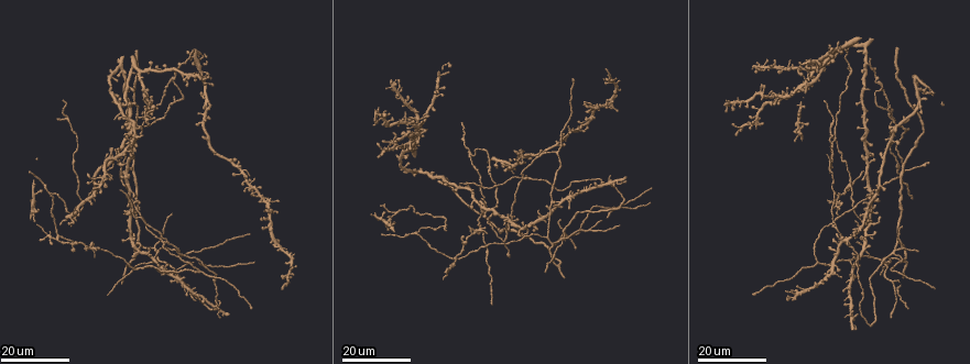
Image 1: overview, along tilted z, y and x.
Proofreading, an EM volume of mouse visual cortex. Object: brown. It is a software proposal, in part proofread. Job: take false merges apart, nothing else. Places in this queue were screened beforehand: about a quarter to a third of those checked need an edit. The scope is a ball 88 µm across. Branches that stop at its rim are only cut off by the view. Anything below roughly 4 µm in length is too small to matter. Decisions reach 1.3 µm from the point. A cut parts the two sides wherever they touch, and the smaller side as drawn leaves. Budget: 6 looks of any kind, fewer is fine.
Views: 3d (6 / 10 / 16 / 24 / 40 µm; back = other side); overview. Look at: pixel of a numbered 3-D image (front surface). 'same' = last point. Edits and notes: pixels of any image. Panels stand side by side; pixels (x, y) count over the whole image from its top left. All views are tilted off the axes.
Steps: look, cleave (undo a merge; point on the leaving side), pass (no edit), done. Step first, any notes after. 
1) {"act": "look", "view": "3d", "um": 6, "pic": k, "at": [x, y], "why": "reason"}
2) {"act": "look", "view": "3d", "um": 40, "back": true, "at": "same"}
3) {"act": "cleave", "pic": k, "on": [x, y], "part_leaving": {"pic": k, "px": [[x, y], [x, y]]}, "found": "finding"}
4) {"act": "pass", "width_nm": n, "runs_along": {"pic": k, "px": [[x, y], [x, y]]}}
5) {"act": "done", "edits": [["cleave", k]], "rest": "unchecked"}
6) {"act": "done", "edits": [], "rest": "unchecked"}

{"act": "look", "view": "3d", "um": 16, "pic": 1, "at": [850, 184], "why": "three arms meet"}

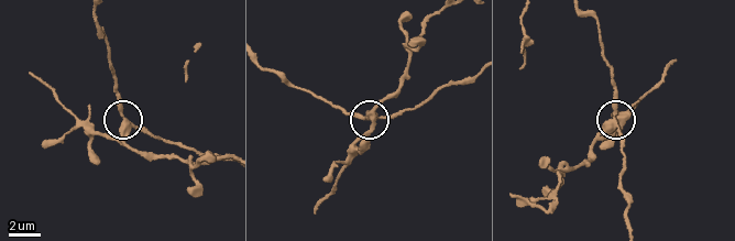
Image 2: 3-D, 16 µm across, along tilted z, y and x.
{"act": "look", "view": "3d", "um": 6, "pic": 2, "at": [124, 125], "why": "closer look"}

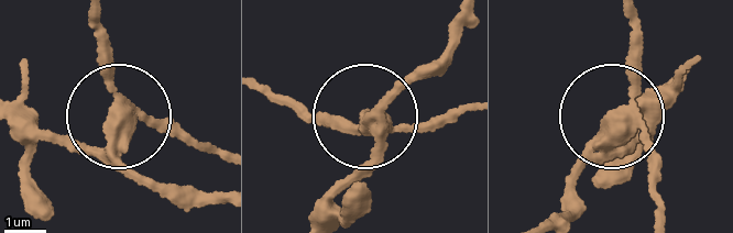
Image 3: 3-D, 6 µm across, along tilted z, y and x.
{"act": "cleave", "pic": 3, "on": [74, 145], "part_leaving": {"pic": 3, "px": [[123, 113], [140, 173], [223, 204]]}, "found": "a second neuron is stuck on"}

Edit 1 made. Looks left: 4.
{"act": "look", "view": "3d", "um": 16, "pic": 1, "at": [55, 195], "why": "three-way junction"}

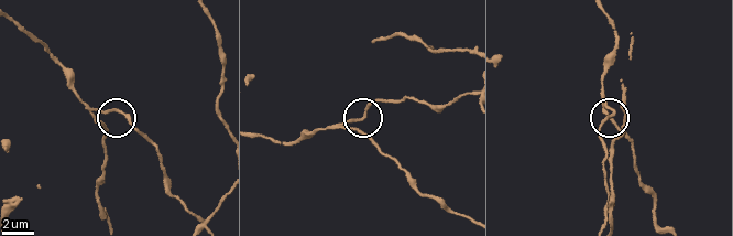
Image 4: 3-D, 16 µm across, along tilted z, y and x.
{"act": "look", "view": "3d", "um": 6, "pic": 4, "at": [605, 109]}

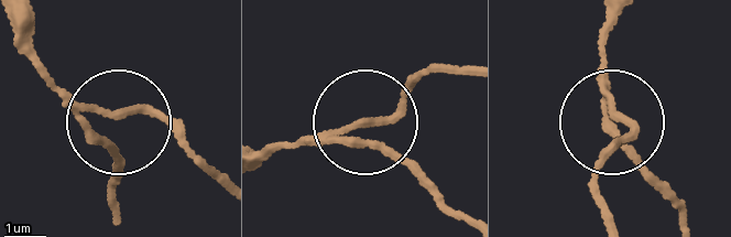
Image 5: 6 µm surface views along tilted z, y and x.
{"act": "cleave", "pic": 5, "on": [129, 112], "side_arm_um": 31, "arms": 3, "found": "two neurons meet here"}

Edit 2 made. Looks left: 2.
{"act": "done", "edits": [["cleave", 3], ["cleave", 5]], "rest": "unchecked"}

